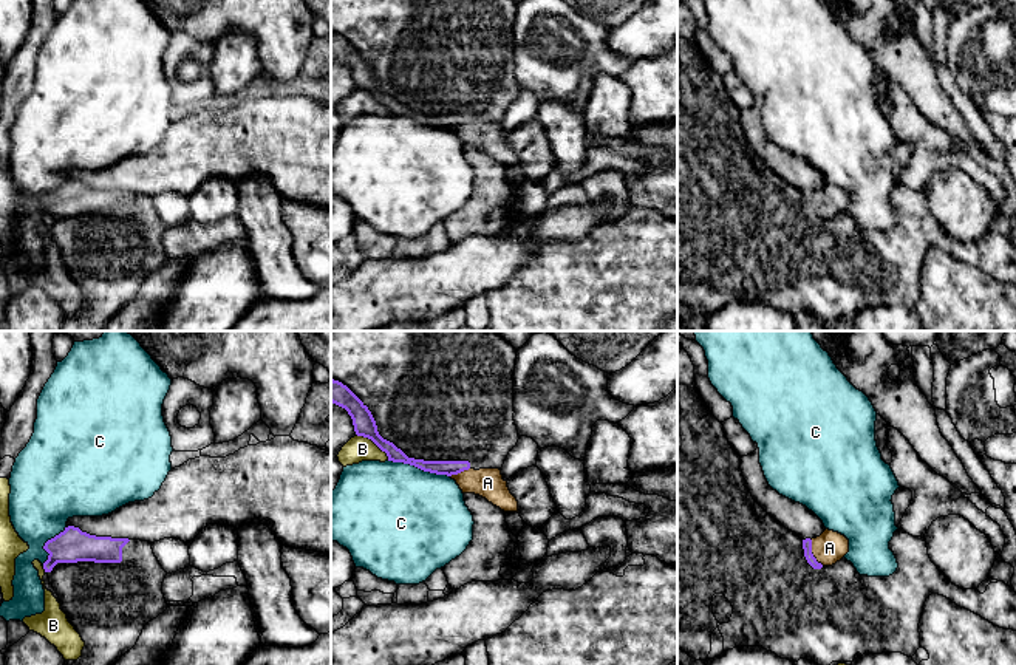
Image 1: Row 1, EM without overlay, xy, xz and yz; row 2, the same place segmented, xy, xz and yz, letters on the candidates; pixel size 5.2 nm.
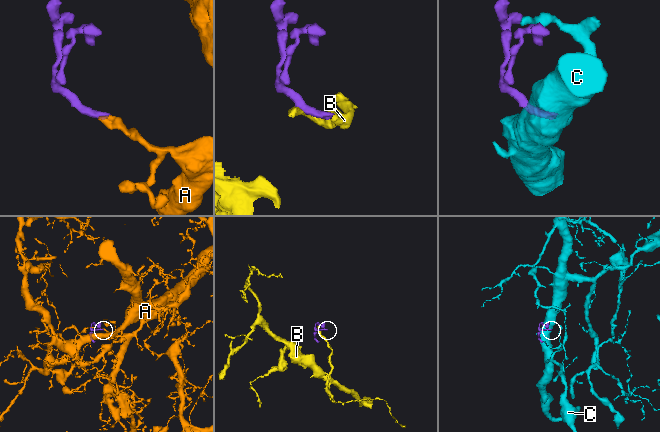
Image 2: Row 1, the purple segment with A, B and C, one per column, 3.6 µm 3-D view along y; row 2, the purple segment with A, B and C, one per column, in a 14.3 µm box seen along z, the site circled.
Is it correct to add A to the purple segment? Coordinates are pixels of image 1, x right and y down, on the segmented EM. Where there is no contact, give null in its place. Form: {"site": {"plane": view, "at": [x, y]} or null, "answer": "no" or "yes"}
{"site": {"plane": "yz", "at": [812, 554]}, "answer": "yes"}

